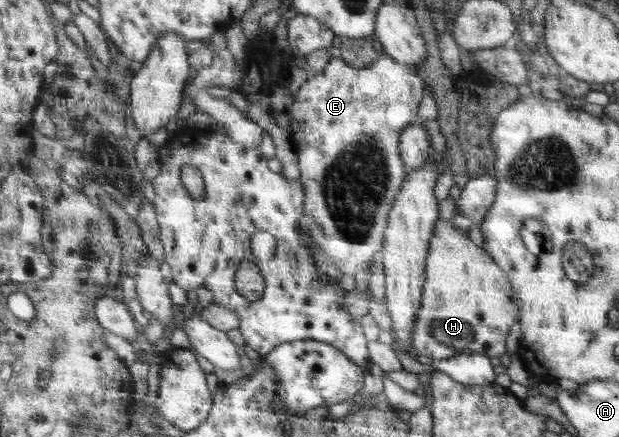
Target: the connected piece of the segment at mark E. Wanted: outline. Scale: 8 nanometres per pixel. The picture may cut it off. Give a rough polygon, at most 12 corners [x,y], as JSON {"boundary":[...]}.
{"boundary":[[333,58],[287,112],[320,274],[367,271],[416,69]]}

